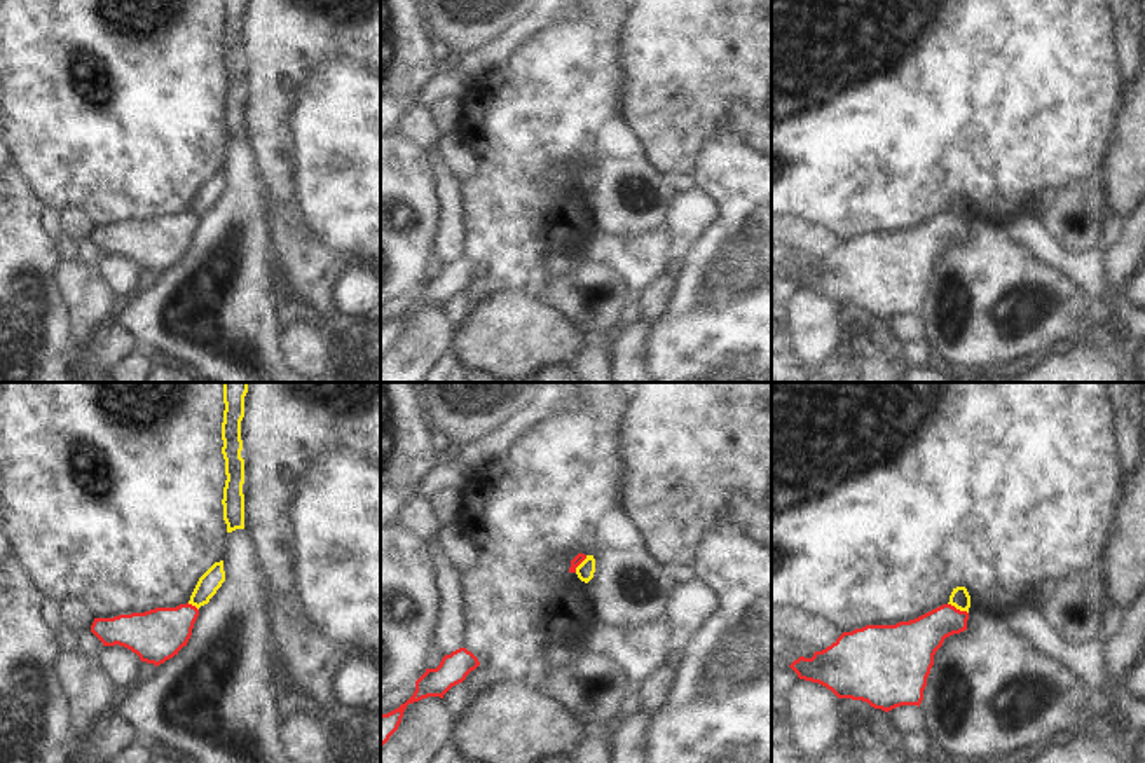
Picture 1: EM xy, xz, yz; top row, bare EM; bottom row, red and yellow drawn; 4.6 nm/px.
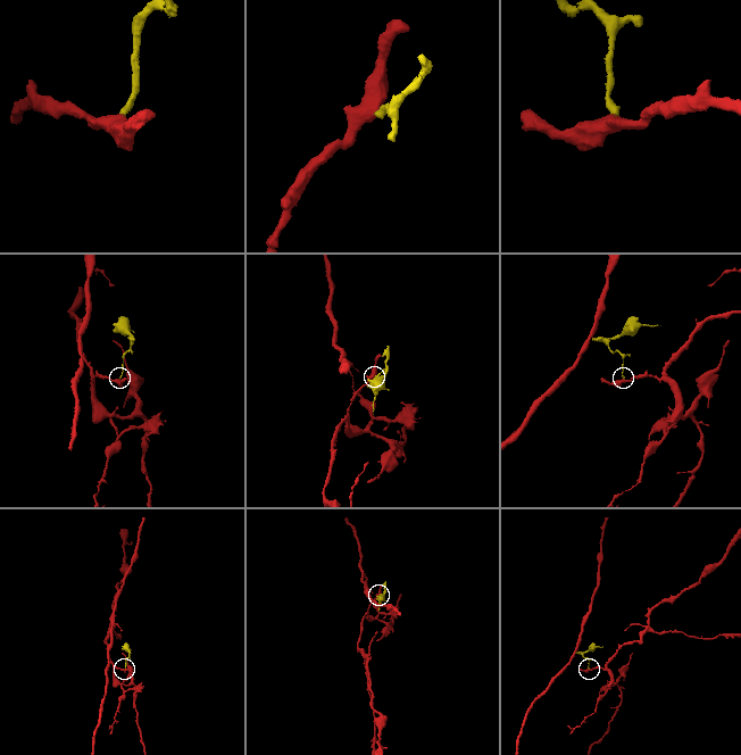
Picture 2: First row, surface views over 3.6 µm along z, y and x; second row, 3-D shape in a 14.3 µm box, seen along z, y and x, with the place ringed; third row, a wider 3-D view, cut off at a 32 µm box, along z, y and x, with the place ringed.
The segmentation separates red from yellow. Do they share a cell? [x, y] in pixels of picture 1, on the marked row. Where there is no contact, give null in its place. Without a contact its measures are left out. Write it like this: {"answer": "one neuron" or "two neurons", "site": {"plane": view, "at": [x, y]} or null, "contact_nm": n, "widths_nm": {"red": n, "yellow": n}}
{"answer": "two neurons", "site": {"plane": "yz", "at": [959, 610]}, "contact_nm": 110, "widths_nm": {"red": 200, "yellow": 90}}

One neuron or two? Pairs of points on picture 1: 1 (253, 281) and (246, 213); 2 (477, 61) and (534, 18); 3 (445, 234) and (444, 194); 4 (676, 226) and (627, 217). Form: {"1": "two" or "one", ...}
{"1": "one", "2": "one", "3": "one", "4": "two"}

